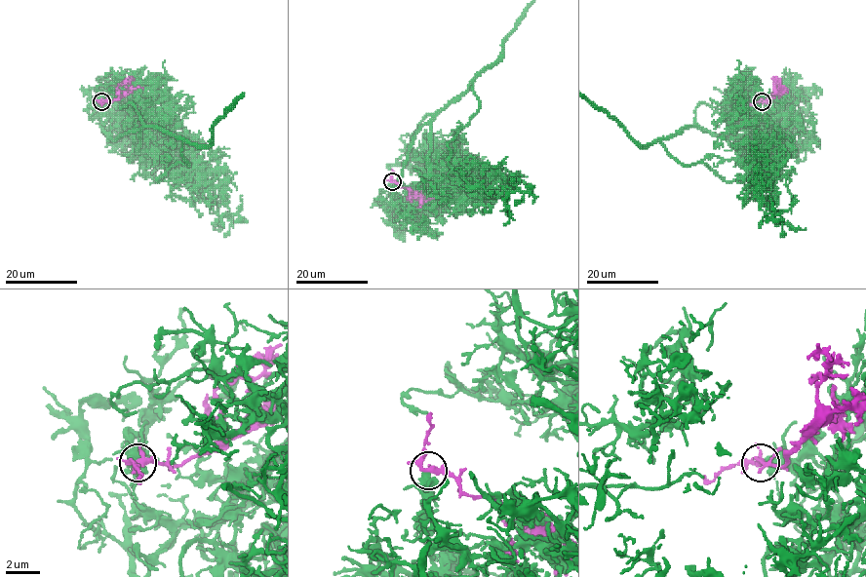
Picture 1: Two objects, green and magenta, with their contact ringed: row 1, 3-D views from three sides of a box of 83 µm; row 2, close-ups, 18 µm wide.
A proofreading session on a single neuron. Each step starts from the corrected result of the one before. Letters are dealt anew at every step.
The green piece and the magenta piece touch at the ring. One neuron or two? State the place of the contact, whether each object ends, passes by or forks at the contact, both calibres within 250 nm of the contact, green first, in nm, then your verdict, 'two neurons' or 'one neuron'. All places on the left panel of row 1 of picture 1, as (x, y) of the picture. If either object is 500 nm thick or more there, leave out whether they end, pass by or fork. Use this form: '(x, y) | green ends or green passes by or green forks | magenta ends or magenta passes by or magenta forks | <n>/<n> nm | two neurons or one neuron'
(101, 101) | green passes by | magenta forks | 360/260 nm | one neuron

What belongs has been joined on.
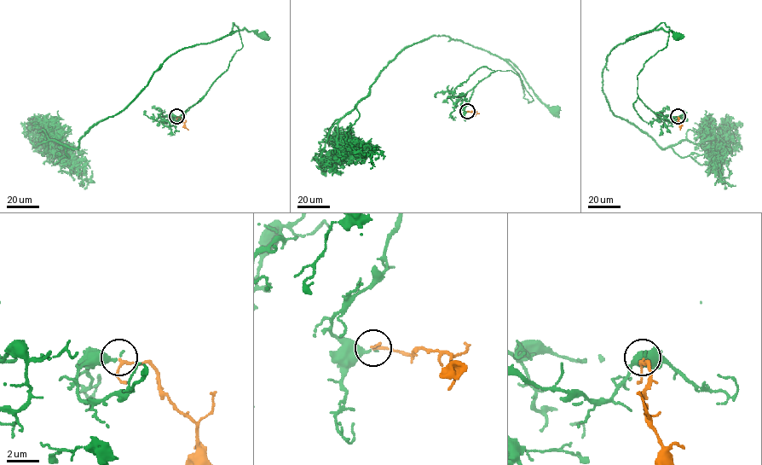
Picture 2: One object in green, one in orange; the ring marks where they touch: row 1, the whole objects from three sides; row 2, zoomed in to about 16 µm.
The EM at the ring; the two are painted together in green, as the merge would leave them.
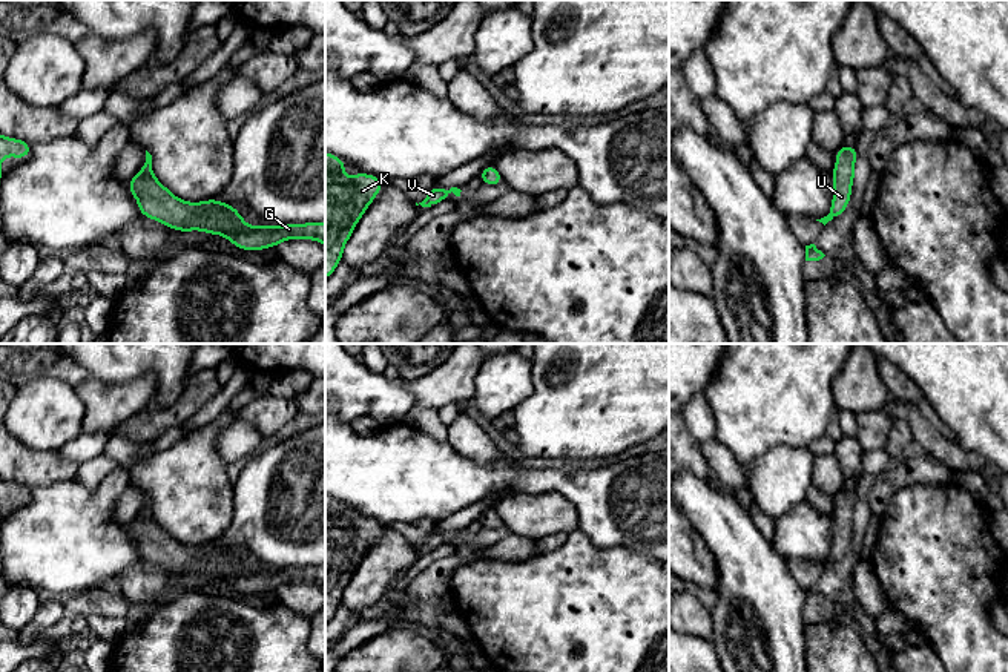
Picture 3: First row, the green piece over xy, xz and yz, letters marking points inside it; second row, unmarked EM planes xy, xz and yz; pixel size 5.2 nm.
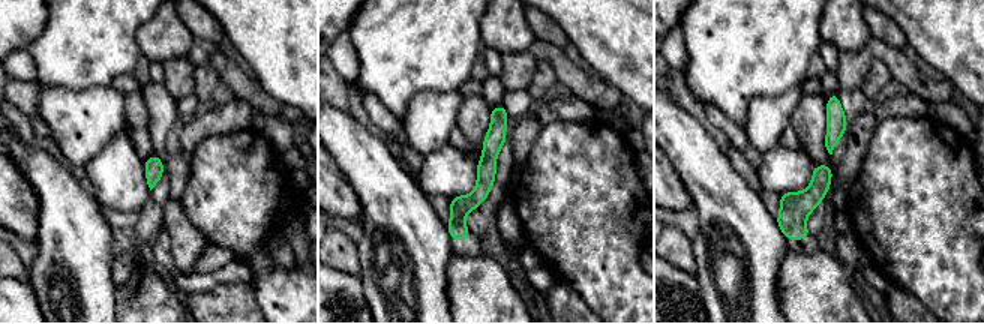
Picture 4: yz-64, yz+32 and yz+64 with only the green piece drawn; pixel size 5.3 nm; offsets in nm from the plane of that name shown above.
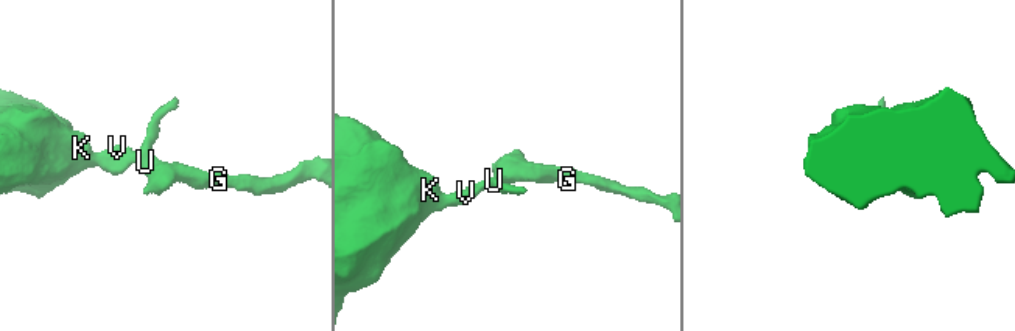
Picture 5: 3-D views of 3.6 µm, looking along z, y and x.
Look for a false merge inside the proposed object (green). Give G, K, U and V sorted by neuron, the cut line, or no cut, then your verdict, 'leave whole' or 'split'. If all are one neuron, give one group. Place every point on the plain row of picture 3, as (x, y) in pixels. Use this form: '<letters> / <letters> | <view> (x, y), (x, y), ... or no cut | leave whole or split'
G K U V | no cut | leave whole

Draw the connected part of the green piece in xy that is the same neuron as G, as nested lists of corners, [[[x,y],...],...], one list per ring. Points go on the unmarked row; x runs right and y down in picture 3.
[[[146,494],[143,512],[129,525],[140,557],[180,575],[203,574],[222,578],[242,594],[259,595],[285,583],[316,583],[325,591],[325,566],[249,569],[239,555],[218,543],[187,546],[169,535],[152,517],[152,499]]]

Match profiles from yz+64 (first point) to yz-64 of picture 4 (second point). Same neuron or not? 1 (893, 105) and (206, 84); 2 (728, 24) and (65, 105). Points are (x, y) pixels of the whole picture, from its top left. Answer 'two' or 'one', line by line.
1: two
2: two

